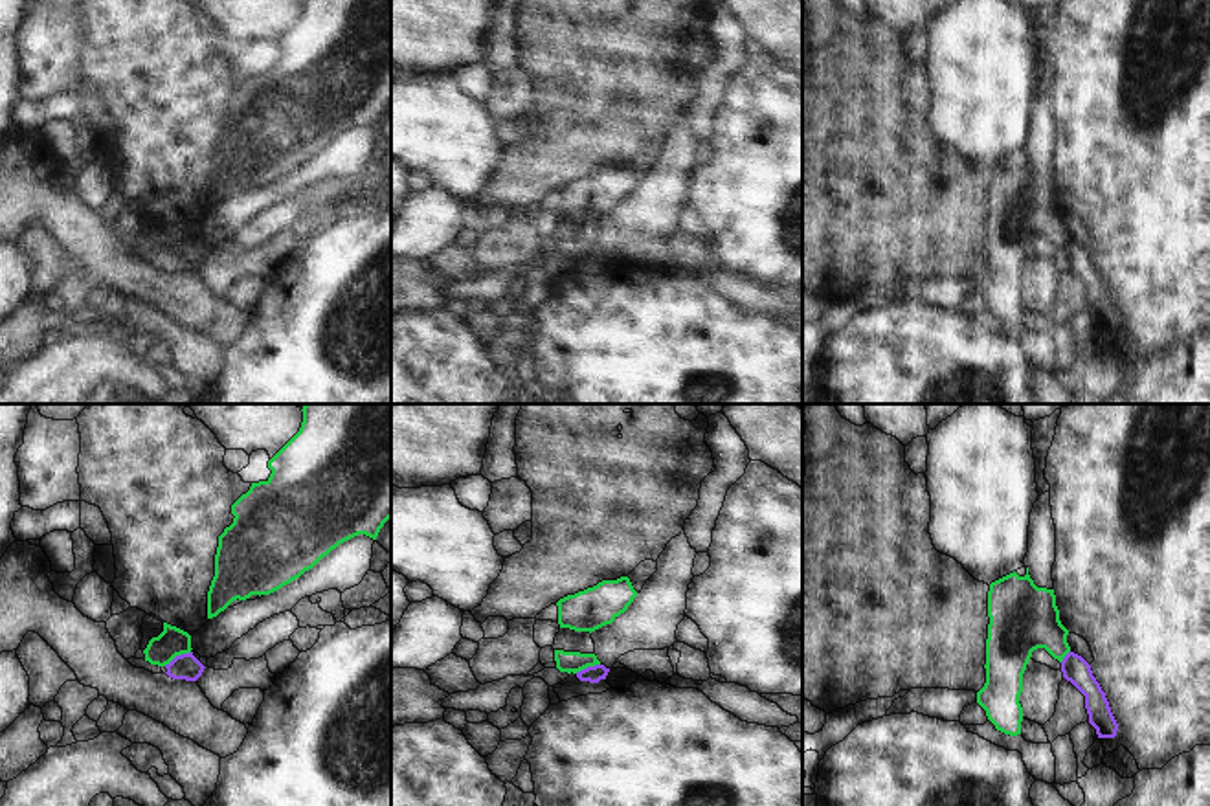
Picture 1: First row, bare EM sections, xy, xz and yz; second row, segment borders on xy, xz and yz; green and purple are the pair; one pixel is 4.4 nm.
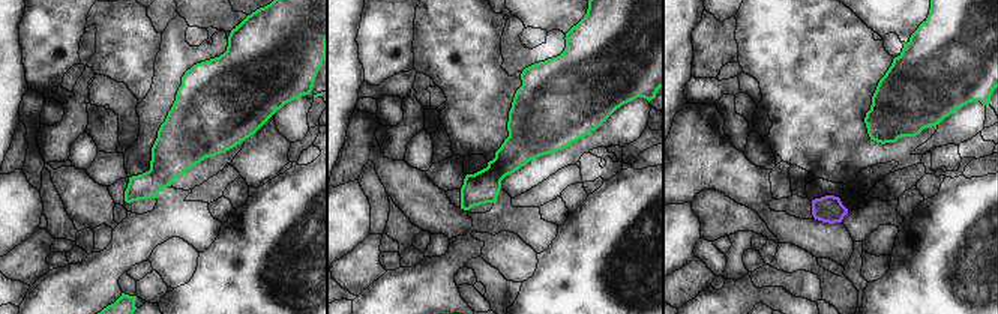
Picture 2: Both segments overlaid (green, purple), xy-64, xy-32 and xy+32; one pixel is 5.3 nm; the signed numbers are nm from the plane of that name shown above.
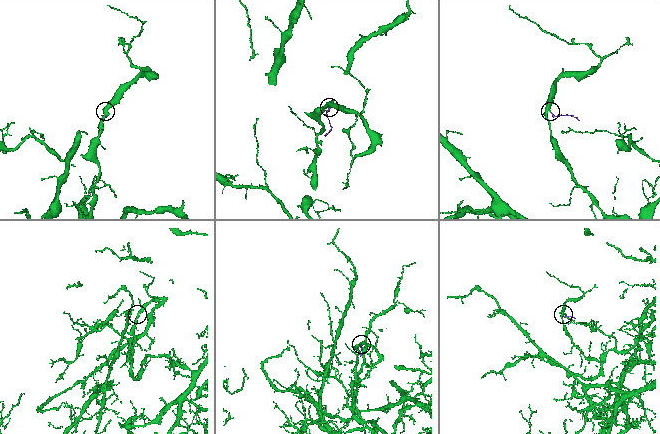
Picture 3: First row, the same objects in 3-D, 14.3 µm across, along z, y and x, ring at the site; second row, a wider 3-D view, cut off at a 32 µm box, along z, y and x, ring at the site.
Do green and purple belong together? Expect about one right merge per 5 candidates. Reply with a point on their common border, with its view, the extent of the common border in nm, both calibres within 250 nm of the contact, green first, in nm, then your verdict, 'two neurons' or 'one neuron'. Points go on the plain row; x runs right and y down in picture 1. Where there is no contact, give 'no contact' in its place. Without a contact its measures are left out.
contact xy (177, 243); length 140 nm; calibres 130 and 110 nm; two neurons

